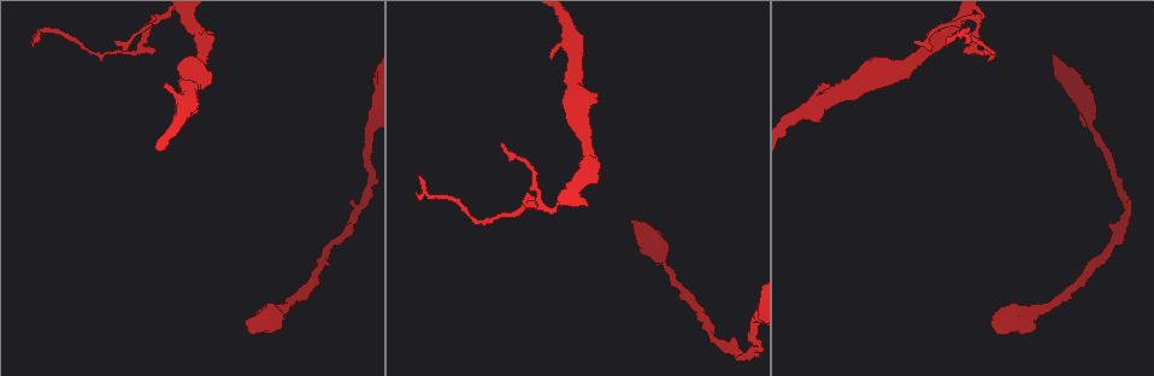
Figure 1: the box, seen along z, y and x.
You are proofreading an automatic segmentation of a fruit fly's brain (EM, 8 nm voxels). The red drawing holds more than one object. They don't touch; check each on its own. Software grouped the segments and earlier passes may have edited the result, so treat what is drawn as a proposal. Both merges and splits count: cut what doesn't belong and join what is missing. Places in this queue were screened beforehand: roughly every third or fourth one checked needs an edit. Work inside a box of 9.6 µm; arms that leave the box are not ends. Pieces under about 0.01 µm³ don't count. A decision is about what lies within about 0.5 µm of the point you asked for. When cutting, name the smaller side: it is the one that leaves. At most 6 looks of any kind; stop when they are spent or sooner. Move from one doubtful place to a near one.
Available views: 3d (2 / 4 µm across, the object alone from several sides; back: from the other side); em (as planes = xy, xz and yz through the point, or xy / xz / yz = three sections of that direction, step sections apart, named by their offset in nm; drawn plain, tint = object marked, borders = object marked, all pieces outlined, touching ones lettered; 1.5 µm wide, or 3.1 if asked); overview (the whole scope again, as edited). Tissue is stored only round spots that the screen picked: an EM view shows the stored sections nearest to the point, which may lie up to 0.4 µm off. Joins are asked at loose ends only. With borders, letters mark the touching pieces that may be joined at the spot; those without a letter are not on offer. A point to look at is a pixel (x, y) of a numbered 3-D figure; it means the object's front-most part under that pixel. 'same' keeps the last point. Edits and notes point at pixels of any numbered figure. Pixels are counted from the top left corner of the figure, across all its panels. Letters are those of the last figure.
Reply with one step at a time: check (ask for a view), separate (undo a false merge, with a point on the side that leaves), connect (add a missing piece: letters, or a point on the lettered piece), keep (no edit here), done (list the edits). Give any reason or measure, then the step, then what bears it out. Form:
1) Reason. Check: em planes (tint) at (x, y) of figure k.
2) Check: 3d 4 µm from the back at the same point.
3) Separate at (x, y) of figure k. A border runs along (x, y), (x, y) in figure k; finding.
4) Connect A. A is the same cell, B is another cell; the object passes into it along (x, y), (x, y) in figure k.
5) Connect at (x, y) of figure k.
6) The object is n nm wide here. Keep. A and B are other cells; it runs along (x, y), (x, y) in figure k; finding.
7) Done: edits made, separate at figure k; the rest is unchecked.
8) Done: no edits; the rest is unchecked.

Tapers out. Check: 3d 2 µm at (914, 41) of figure 1.

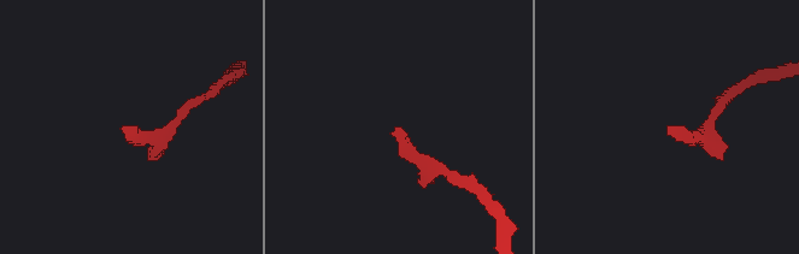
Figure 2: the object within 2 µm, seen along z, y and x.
Now the EM. Check: em yz step 8 (borders) at (673, 127) of figure 2.

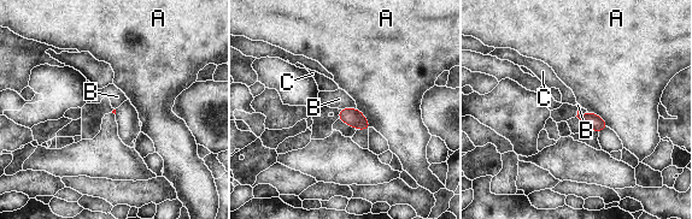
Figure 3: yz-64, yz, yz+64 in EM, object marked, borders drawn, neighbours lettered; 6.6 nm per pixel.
Cut it another way. Check: em planes (borders) at the same point.

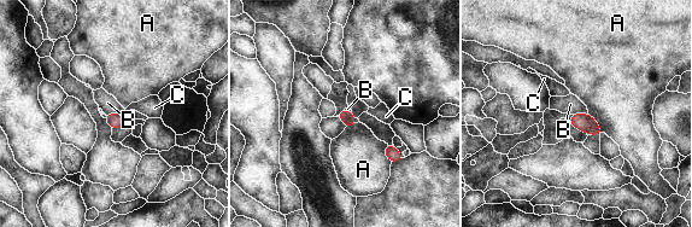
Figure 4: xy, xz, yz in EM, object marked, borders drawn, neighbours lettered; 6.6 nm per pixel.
The longest contact is with A, 140 nm. Keep. A, B and C are other cells; a border runs along (123, 112), (107, 112), (105, 115) in figure 4; none of them fits.

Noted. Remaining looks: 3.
Three arms meet. Check: 3d 2 µm at (155, 20) of figure 1.

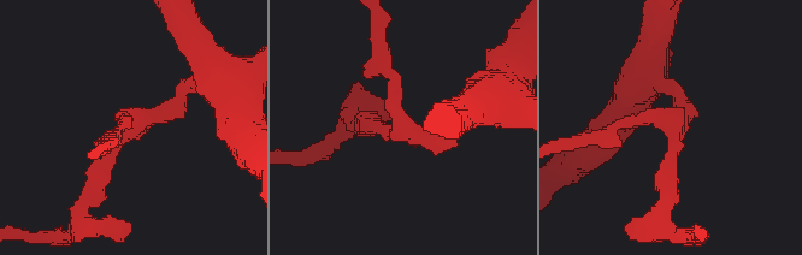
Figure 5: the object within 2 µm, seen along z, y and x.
3 arms meet here. Check: em planes (borders) at (139, 121) of figure 5.

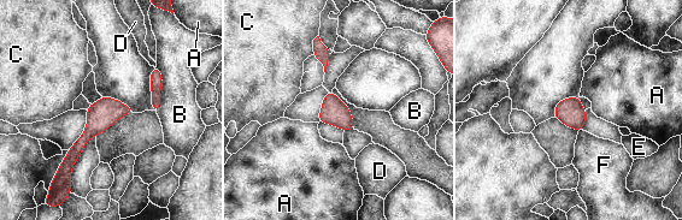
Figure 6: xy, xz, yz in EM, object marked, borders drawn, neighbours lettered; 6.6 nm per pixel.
Keep. A, B, C, D, E and F are other cells; it runs along (129, 110), (112, 110), (62, 168) in figure 6; one neuron here.

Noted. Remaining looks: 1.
Done: no edits; the rest is unchecked.

